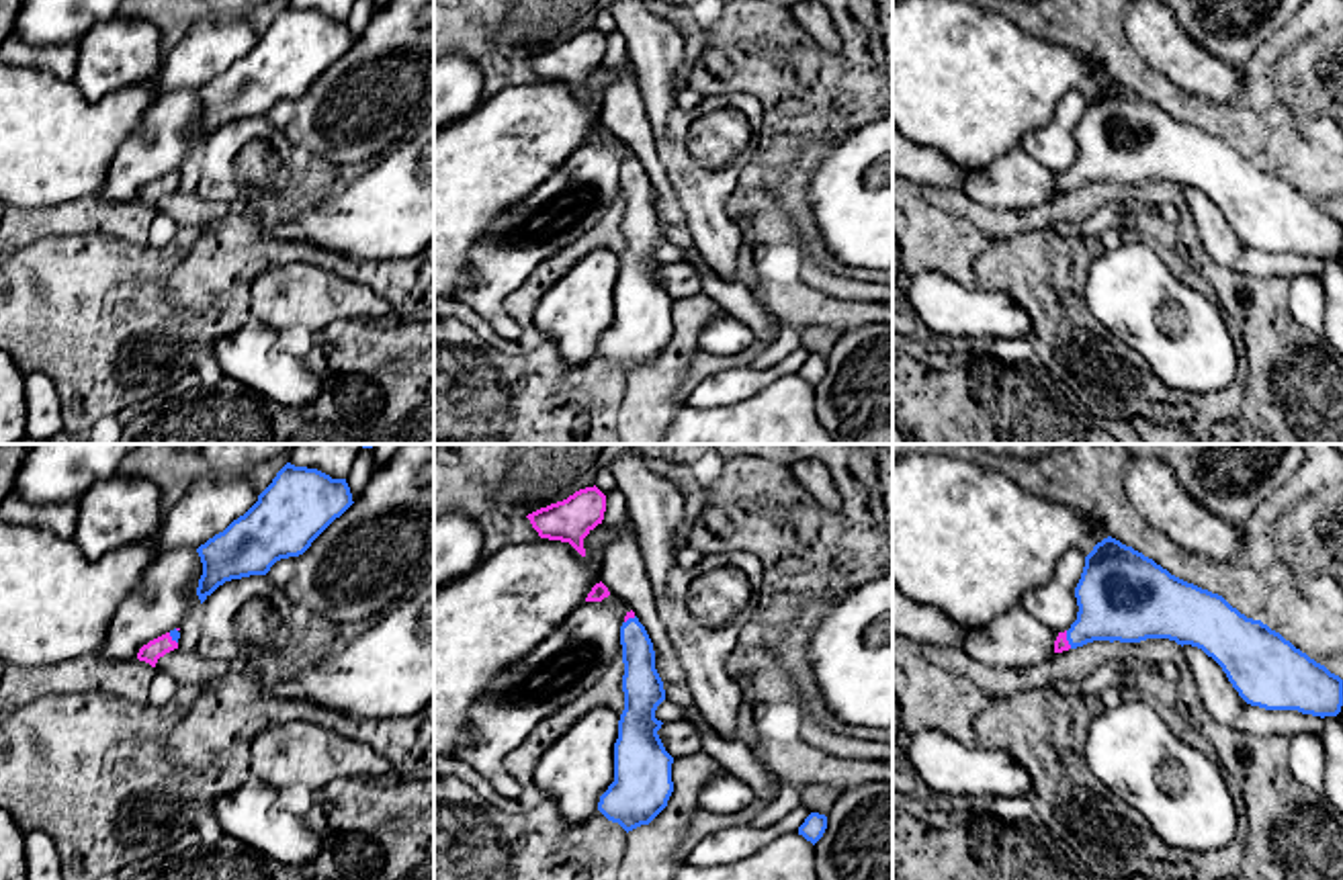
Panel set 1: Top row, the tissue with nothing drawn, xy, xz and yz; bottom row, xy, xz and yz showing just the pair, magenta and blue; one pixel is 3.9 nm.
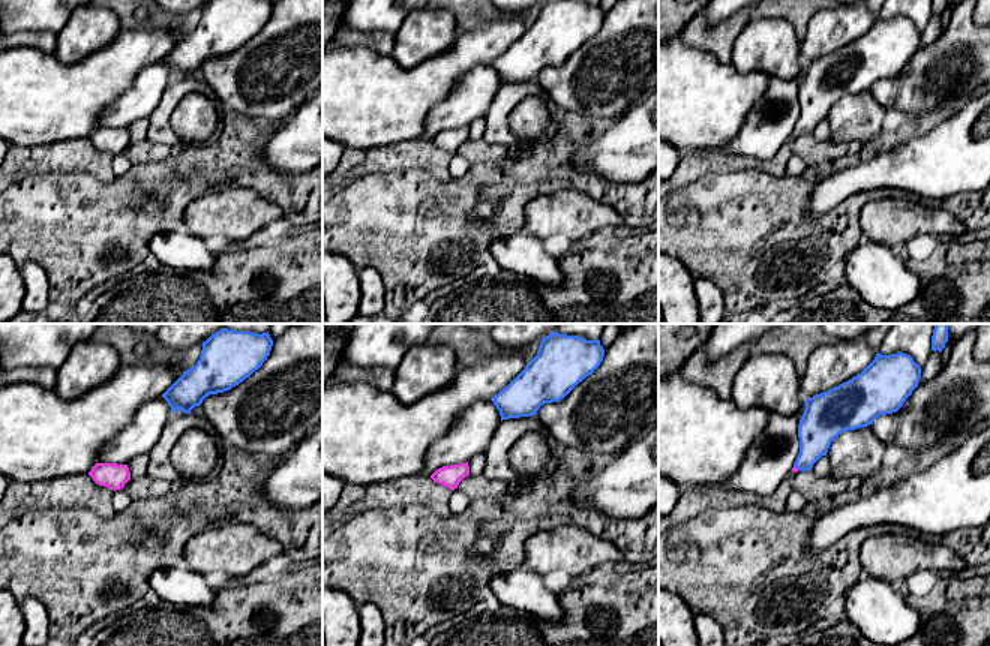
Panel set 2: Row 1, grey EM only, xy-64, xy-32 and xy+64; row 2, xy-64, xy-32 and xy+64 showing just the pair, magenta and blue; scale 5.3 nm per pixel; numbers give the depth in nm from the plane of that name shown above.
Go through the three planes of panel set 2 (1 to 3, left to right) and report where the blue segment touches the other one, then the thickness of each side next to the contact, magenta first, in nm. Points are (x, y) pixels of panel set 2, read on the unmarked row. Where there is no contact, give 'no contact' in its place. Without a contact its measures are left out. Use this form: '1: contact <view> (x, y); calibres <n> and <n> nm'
1: no contact
2: no contact
3: contact xy+64 (795, 132); calibres 30 and 220 nm

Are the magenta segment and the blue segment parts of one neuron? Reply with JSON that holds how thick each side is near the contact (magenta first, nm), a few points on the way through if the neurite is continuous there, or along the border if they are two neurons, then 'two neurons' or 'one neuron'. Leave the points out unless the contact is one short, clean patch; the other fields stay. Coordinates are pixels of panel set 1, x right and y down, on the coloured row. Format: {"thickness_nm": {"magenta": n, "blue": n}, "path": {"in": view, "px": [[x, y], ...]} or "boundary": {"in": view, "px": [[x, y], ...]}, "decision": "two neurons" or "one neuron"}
{"thickness_nm": {"magenta": 60, "blue": 300}, "path": {"in": "yz", "px": [[1061, 643], [1065, 639], [1075, 637], [1116, 602]]}, "decision": "one neuron"}

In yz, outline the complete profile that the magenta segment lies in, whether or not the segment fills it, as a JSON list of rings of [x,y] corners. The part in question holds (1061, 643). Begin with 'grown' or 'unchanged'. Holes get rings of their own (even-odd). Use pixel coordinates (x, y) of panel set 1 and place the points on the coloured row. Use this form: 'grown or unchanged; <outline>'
grown; [[[1112,536],[1085,557],[1075,598],[1077,620],[1058,632],[1054,653],[1093,641],[1169,639],[1212,657],[1251,706],[1320,718],[1341,712],[1339,675],[1222,596],[1171,575]]]

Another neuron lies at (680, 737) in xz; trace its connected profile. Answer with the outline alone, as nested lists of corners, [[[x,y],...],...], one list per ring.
[[[688,720],[663,722],[657,735],[674,759],[702,751],[700,729]]]

